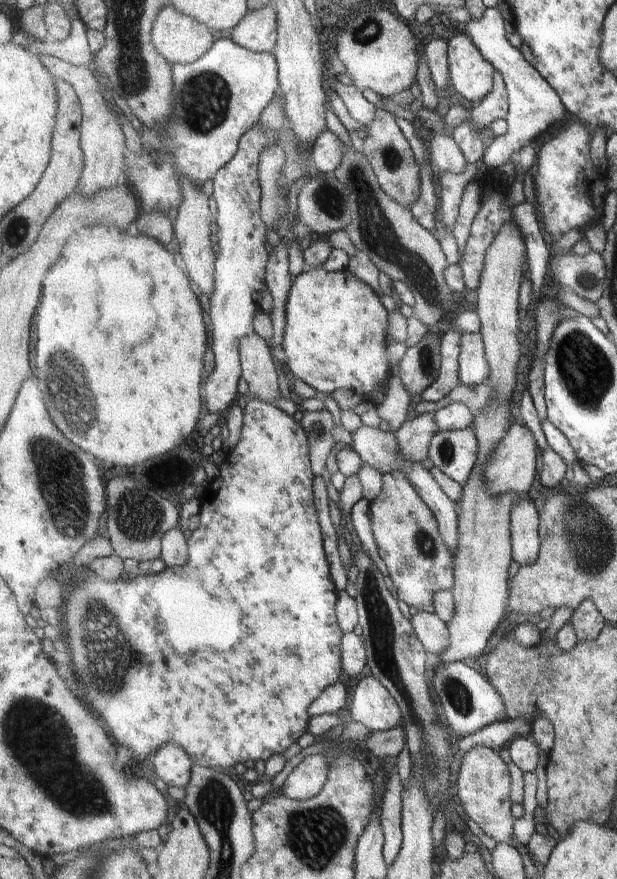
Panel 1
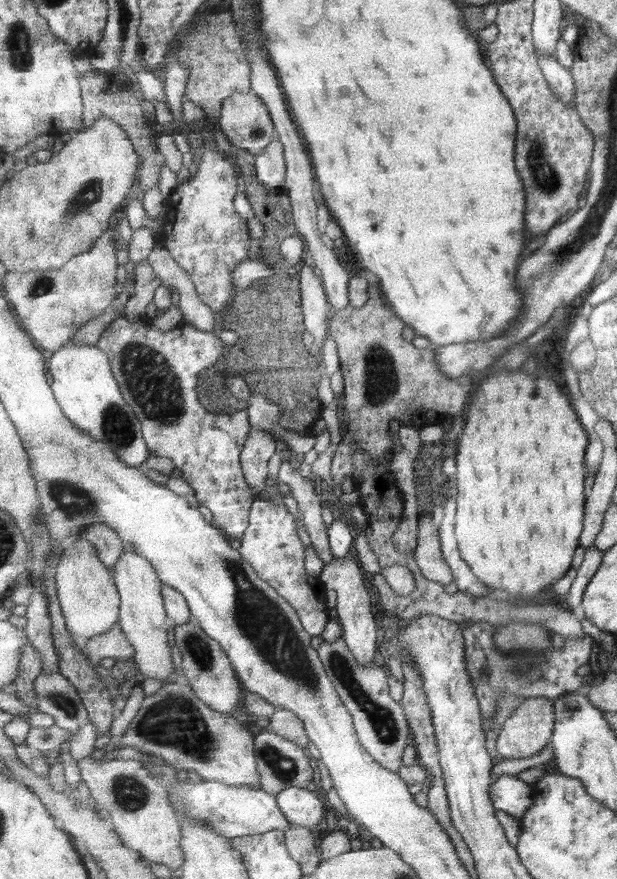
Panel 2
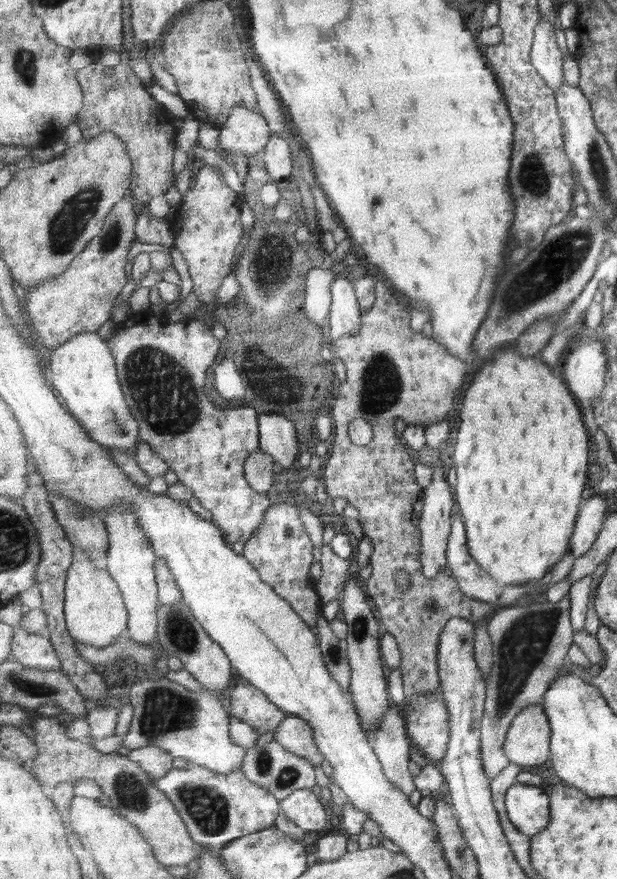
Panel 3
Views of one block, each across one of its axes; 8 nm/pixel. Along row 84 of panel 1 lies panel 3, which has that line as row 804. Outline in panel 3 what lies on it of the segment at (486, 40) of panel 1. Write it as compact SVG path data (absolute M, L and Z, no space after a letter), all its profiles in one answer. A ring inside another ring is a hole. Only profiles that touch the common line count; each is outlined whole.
M515 783L505 796L510 822L533 837L549 827L551 800L540 787Z

